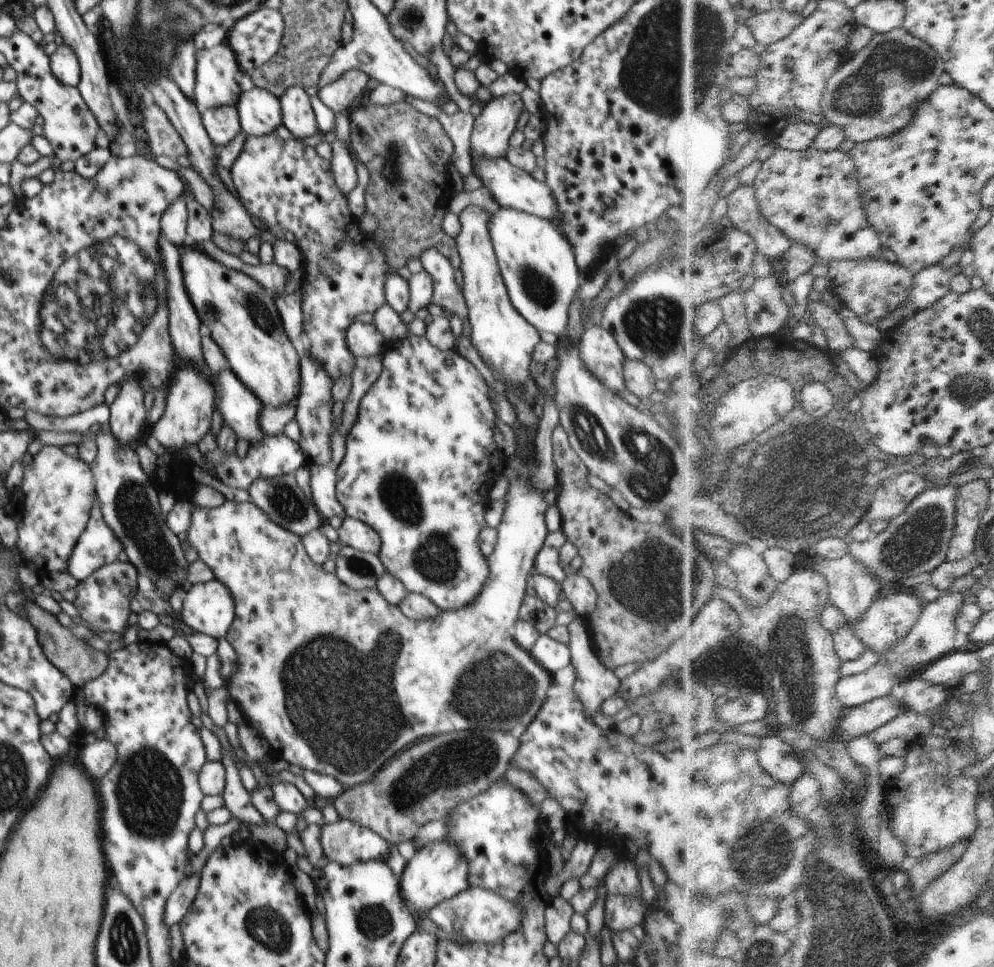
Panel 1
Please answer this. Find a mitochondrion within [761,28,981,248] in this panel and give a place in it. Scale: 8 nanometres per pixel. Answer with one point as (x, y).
(857, 96)

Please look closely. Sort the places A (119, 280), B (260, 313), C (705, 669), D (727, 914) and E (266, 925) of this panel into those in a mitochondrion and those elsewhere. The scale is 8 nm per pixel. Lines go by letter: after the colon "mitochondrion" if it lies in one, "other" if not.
A: mitochondrion
B: mitochondrion
C: other
D: mitochondrion
E: mitochondrion

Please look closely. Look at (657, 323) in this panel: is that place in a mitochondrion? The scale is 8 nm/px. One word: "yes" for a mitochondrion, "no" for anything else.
yes

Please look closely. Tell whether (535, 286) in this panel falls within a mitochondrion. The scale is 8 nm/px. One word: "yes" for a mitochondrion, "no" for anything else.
yes

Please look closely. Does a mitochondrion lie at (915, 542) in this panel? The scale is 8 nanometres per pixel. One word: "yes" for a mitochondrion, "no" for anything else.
yes

